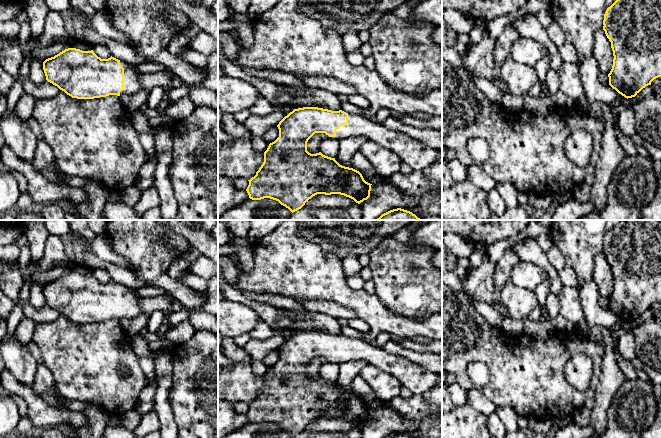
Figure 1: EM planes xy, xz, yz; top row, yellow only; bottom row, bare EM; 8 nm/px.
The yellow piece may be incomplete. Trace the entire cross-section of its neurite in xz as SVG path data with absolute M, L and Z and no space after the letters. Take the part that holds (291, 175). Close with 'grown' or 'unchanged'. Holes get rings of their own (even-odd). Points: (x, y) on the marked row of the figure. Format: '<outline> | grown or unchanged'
M318 107L294 109L279 122L277 127L279 129L279 137L274 142L270 143L267 150L264 152L264 162L256 172L256 175L248 180L249 185L246 191L249 198L252 200L270 198L278 201L292 213L301 209L309 199L317 194L340 194L353 199L358 204L370 197L372 184L366 182L359 171L342 166L335 158L325 156L321 152L311 154L307 151L307 142L315 133L325 133L329 137L364 136L368 140L372 140L386 149L390 149L401 158L402 162L409 164L415 170L421 170L427 167L440 155L438 150L426 145L419 139L389 129L381 123L372 121L369 118L361 115L348 114L342 110L332 111Z | grown

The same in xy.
M68 48L43 62L46 80L77 99L94 99L109 95L135 94L145 89L140 81L139 72L135 66L120 61L114 57L101 59L93 50L82 51Z | grown

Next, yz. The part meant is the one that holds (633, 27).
M616 0L604 14L603 30L613 51L609 85L625 98L635 97L643 88L661 77L661 0Z | unchanged

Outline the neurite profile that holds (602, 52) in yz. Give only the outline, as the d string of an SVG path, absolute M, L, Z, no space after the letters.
M603 29L597 30L594 34L592 55L596 60L599 71L609 74L613 66L614 56L611 42Z

